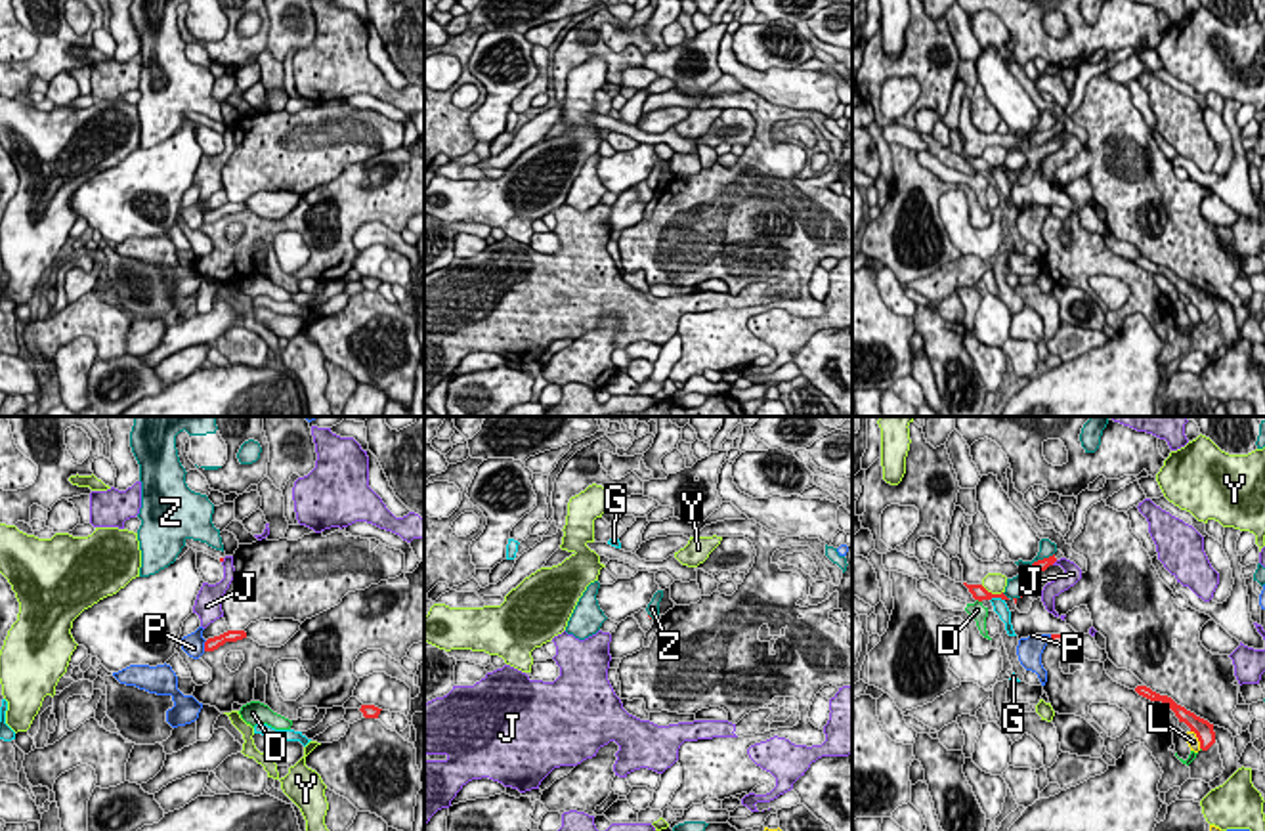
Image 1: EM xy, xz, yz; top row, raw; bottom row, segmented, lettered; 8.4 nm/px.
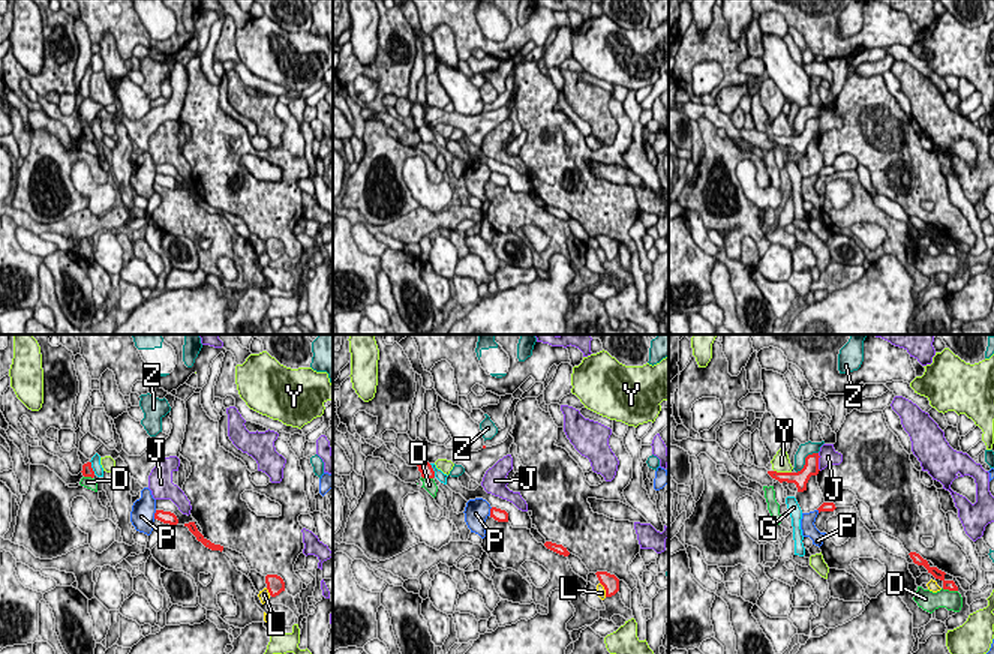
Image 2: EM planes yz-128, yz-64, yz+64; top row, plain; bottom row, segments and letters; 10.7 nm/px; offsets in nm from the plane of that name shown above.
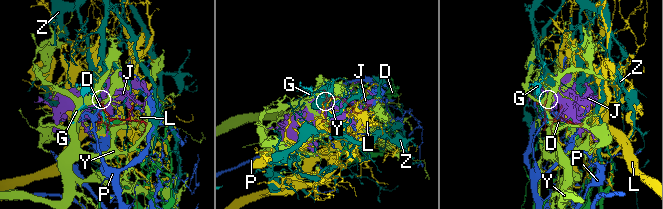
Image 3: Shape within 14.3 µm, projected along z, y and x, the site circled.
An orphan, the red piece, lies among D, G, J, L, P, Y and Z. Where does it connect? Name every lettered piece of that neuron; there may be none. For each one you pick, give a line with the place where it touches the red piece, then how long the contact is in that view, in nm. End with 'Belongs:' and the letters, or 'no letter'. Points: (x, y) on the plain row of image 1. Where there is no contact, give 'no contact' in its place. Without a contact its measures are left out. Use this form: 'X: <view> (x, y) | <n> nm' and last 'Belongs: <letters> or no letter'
Belongs: no letter

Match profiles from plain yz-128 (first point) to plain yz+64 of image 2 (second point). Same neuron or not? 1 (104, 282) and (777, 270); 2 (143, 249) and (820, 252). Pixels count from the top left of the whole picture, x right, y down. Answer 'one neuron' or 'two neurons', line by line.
1: two neurons
2: one neuron

